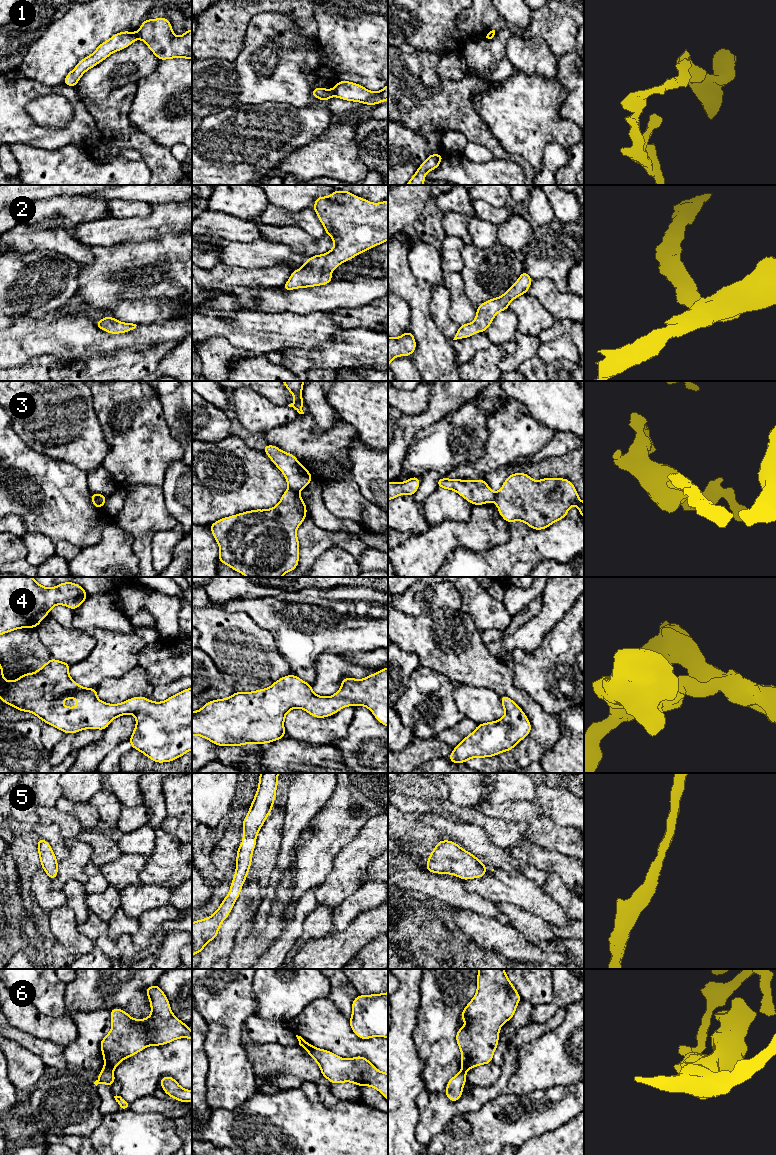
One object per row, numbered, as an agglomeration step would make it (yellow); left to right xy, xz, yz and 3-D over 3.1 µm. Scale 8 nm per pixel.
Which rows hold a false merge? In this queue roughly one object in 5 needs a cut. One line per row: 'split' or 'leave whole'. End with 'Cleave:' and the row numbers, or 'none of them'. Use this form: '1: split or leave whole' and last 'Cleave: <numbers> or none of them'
1: split
2: leave whole
3: split
4: leave whole
5: leave whole
6: split
Cleave: 1, 3, 6

